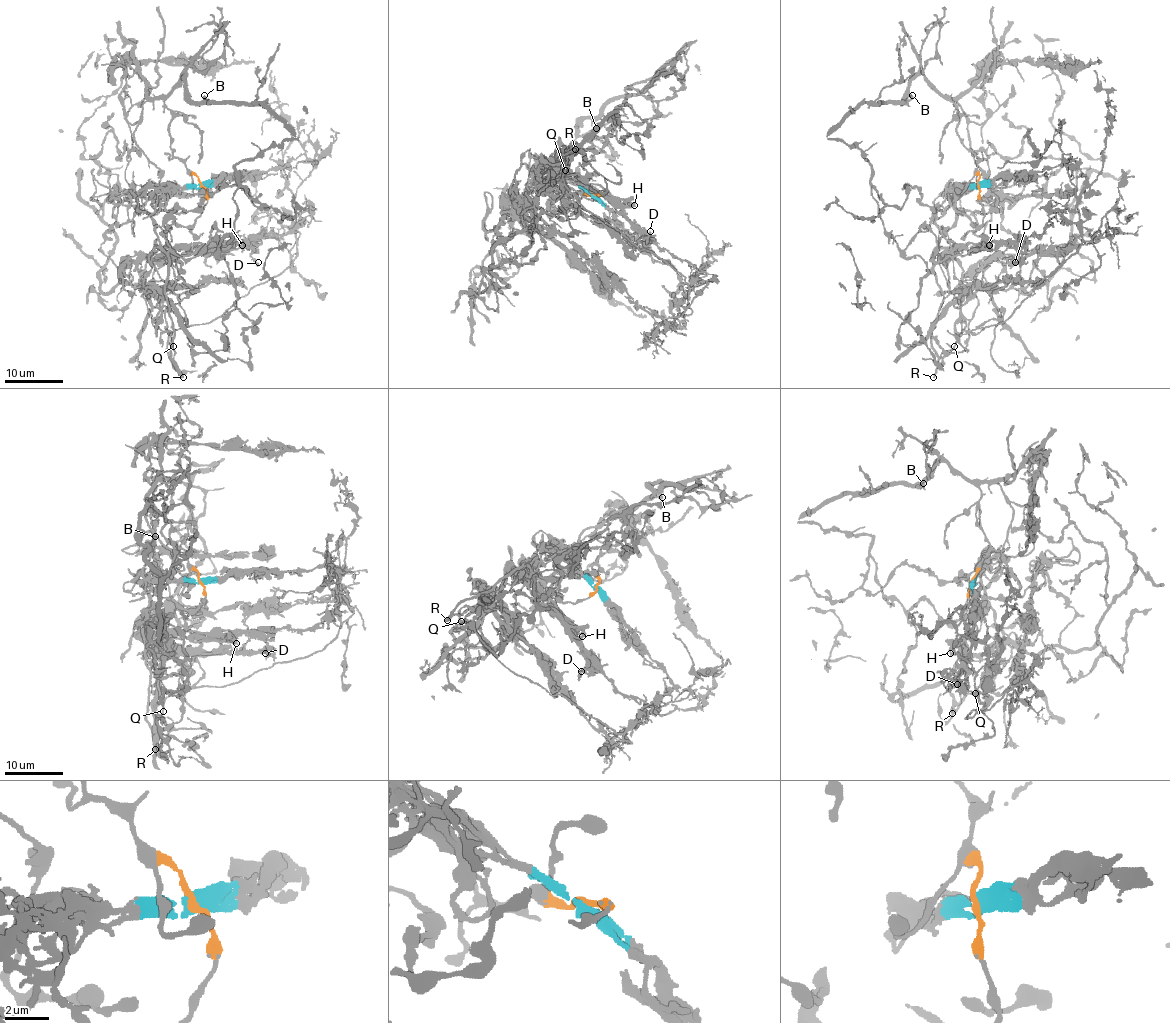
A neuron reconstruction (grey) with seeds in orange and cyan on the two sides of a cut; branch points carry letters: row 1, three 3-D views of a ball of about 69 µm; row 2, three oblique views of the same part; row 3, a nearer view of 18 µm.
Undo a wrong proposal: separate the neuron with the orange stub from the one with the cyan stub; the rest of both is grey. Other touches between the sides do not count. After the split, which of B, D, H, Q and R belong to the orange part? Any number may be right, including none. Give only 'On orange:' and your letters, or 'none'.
On orange: B

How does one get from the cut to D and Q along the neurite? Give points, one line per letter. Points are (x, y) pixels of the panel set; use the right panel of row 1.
D: (978, 185), (959, 195), (955, 203), (959, 214), (939, 244), (949, 250), (1011, 241), (1021, 254), (1014, 263)
Q: (978, 185), (959, 195), (955, 203), (959, 214), (939, 244), (955, 258), (978, 305), (955, 347)

